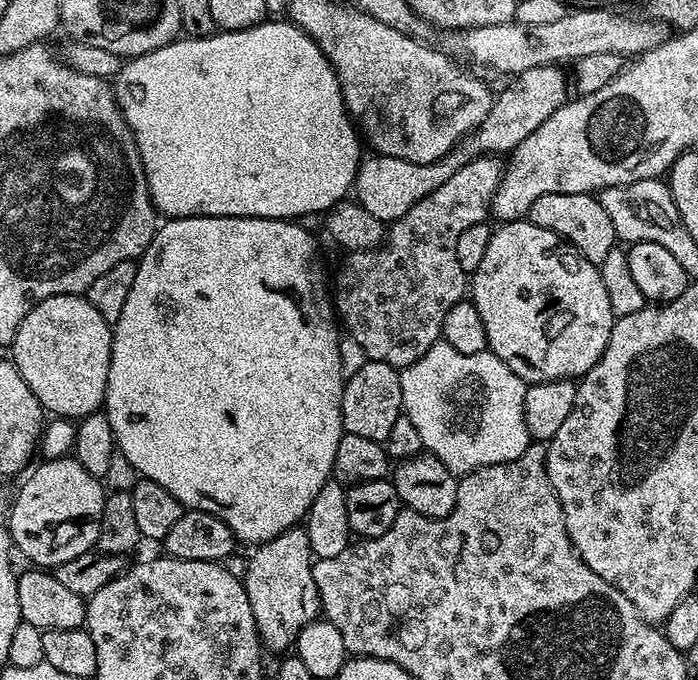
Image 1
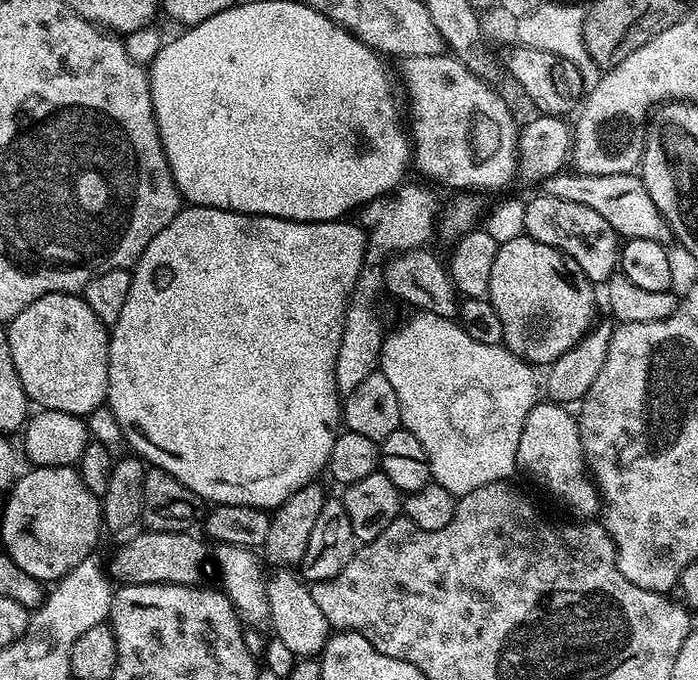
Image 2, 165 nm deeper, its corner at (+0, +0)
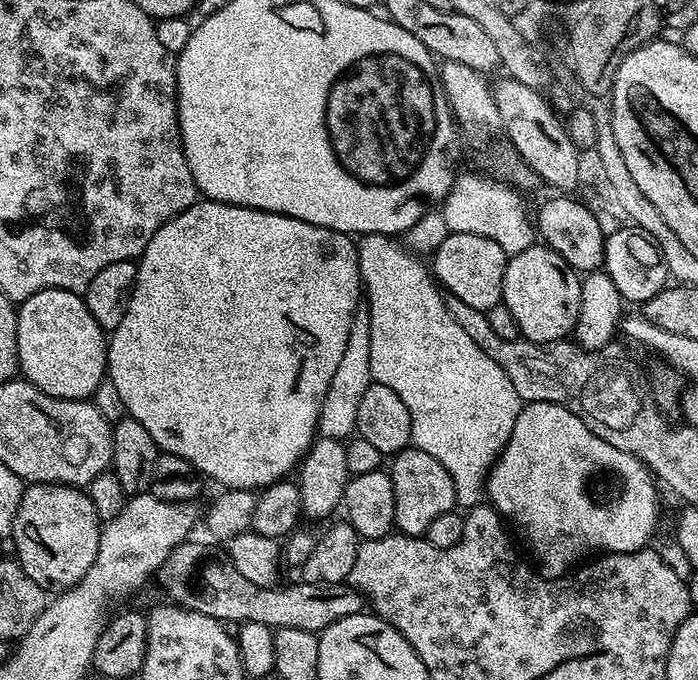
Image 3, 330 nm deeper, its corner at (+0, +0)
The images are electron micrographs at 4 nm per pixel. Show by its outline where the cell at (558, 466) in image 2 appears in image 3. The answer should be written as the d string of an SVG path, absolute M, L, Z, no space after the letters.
M538 402L521 407L502 454L488 471L486 500L509 525L517 524L524 531L533 554L540 559L539 575L560 578L591 552L638 552L649 547L648 539L655 534L656 519L660 516L656 488L658 484L652 473L634 454L602 442L570 410L550 402Z

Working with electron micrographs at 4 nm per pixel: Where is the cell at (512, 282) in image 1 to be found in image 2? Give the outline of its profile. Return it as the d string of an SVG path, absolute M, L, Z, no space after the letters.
M522 235L518 238L510 238L510 242L497 247L494 254L494 267L490 269L490 286L488 287L486 298L492 303L494 310L498 310L498 318L502 321L502 334L504 335L503 347L510 349L515 356L520 356L533 366L547 366L555 362L558 358L562 358L562 354L566 354L566 350L574 347L588 333L589 328L594 323L592 315L596 312L596 296L598 300L597 289L588 281L586 274L582 274L582 266L578 266L578 262L574 262L574 258L563 256L554 246L546 246L534 238Z

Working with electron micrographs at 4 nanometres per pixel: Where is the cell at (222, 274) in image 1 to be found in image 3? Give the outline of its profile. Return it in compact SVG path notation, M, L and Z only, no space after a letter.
M204 198L163 224L138 257L136 281L132 287L130 306L126 306L126 318L118 322L108 340L106 376L118 390L127 415L150 430L150 438L154 438L161 450L178 458L186 458L186 462L190 462L201 477L208 479L209 476L224 484L220 486L225 489L263 490L277 480L285 479L291 473L288 471L299 465L312 447L312 441L317 439L316 427L318 414L322 410L322 398L326 398L326 390L330 390L334 370L338 370L338 361L346 351L350 322L354 322L354 314L361 304L360 253L349 233L314 226L277 212L263 212L257 208L243 208Z

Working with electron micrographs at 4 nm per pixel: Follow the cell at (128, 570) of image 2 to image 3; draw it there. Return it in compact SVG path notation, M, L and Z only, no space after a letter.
M185 542L168 555L158 569L160 584L168 591L167 599L181 608L206 614L210 618L239 626L246 622L262 622L271 628L297 628L317 634L342 618L359 616L365 611L364 595L351 583L305 584L297 582L289 588L254 586L250 578L238 574L227 555L215 552L204 544Z

